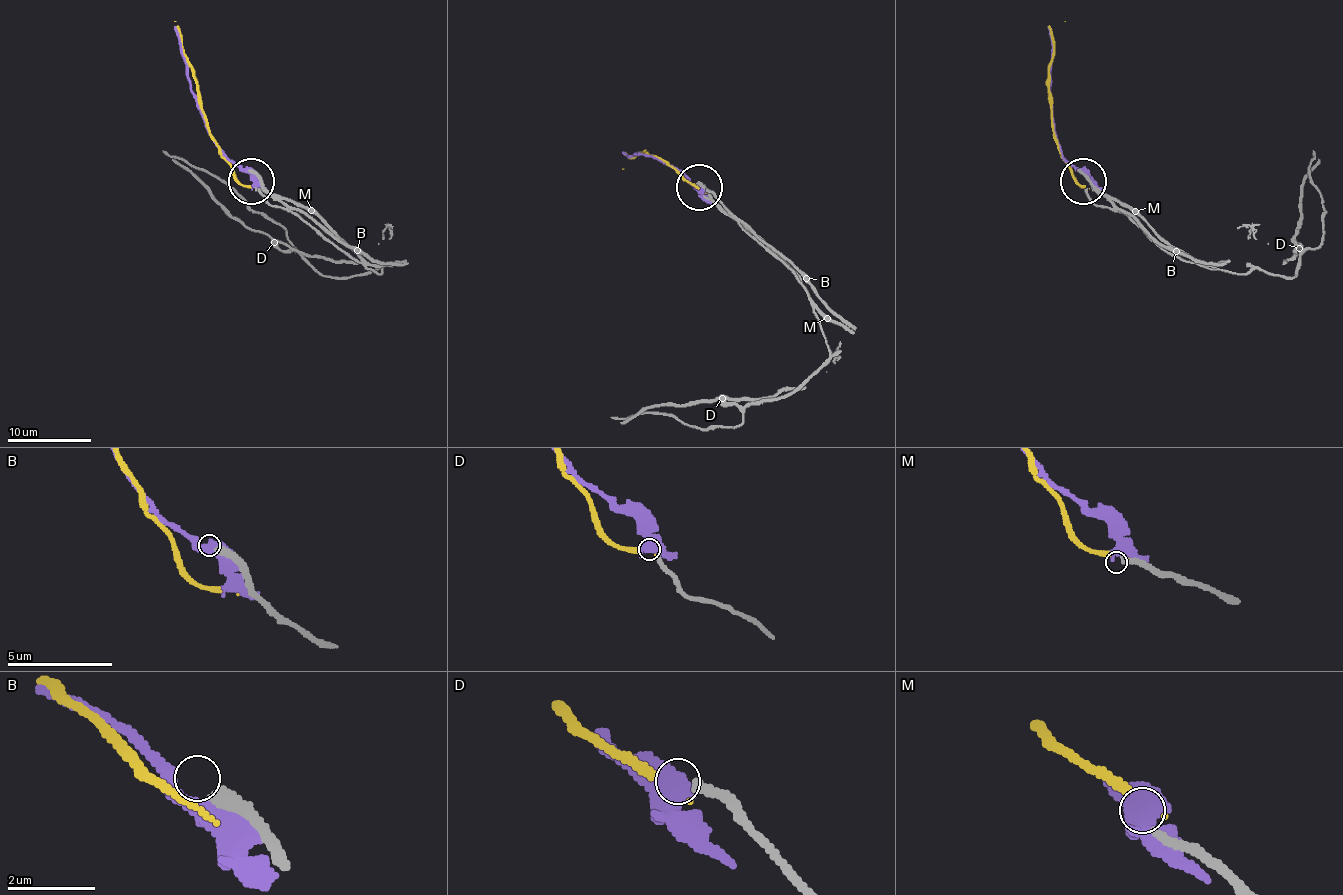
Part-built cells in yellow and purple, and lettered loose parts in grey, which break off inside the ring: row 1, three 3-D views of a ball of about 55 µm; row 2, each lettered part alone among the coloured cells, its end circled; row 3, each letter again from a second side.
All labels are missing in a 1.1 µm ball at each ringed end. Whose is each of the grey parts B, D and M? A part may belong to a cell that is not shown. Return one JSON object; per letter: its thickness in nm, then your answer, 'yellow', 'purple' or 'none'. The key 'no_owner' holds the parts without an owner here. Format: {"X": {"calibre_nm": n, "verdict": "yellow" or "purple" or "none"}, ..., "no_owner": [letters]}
{"B": {"calibre_nm": 300, "verdict": "none"}, "D": {"calibre_nm": 200, "verdict": "none"}, "M": {"calibre_nm": 190, "verdict": "none"}, "no_owner": ["B", "D", "M"]}

